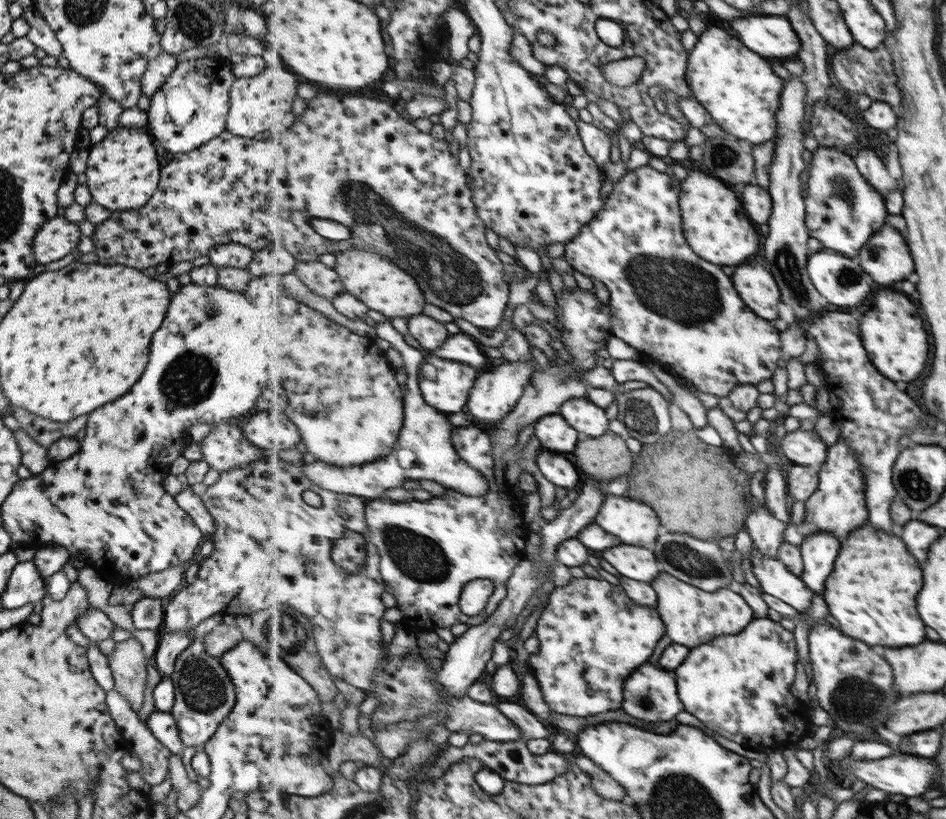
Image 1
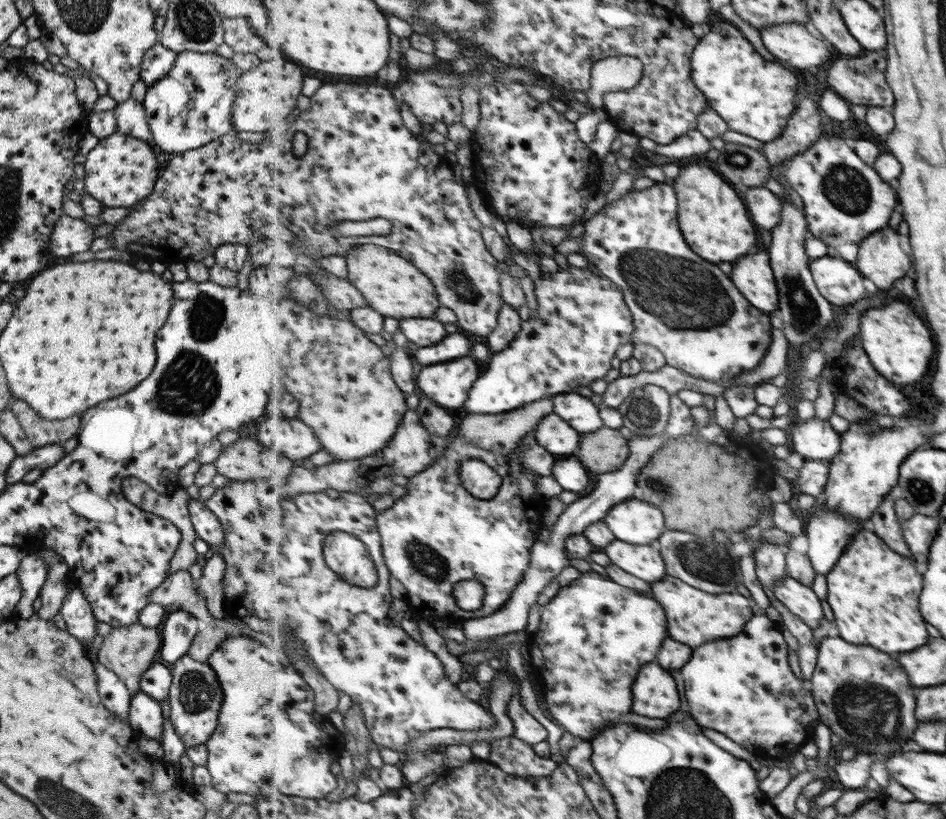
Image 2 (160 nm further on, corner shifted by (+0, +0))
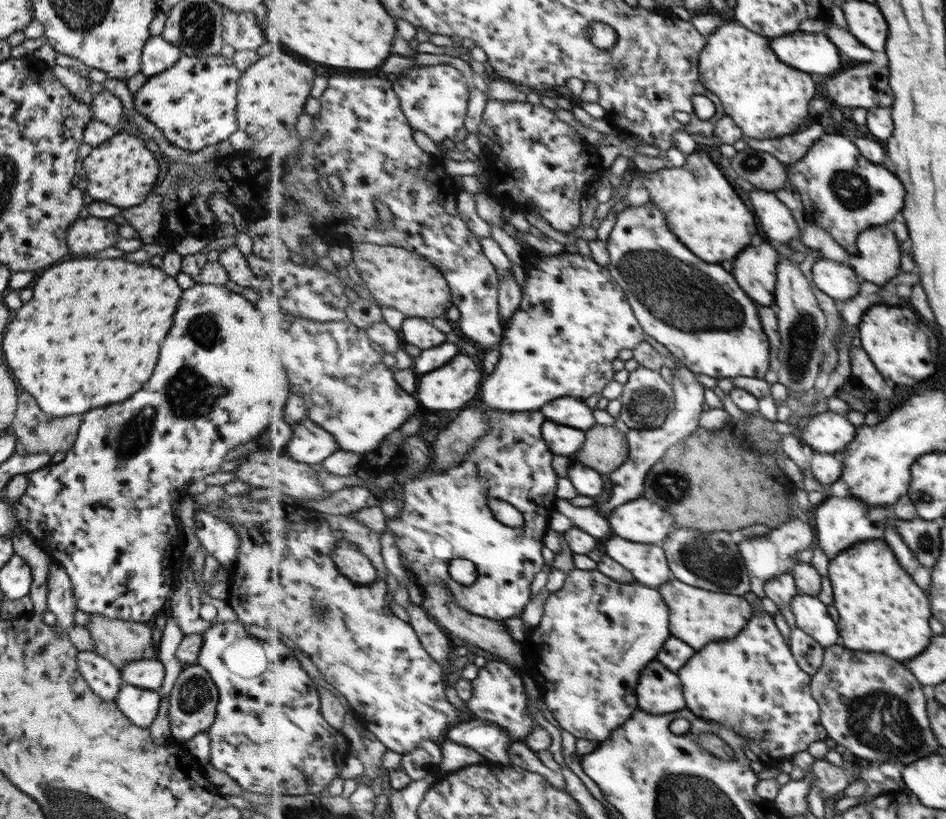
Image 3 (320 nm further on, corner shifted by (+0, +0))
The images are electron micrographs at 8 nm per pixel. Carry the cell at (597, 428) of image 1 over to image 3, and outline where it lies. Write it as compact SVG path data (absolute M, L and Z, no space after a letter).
M563 397L553 400L541 409L547 420L557 424L567 424L582 431L588 431L597 424L594 410L589 408L584 400L574 397Z

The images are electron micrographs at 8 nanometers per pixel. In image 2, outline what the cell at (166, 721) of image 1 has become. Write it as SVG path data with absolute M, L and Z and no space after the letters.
M137 691L130 695L128 706L128 725L136 735L153 740L161 740L161 708L148 694Z

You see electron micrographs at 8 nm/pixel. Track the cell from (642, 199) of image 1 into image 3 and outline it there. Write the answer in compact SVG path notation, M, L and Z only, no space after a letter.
M652 201L643 206L625 207L606 240L610 254L607 268L625 290L644 332L697 374L706 374L717 380L736 376L765 378L771 368L771 343L755 302L741 290L731 272L723 266L703 262L683 242L679 242L679 238L669 230L665 218L662 208Z

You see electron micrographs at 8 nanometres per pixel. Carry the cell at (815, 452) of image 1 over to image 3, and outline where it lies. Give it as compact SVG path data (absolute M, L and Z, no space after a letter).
M827 410L812 413L805 421L800 435L803 443L813 452L843 454L855 440L858 428L849 422L846 415Z

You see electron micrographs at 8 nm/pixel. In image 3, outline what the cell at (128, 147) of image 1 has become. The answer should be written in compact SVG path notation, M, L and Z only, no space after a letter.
M116 132L111 138L92 147L82 159L87 192L93 201L105 201L120 209L137 206L155 187L157 182L157 161L154 153L145 148L144 142L135 135Z

